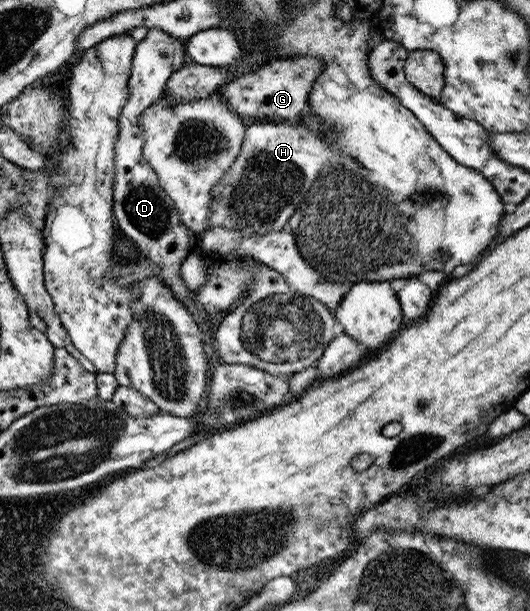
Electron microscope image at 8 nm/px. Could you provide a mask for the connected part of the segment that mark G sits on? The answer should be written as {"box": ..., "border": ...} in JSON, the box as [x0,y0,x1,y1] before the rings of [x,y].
{"box":[217,58,324,125],"border":[[[277,58],[256,71],[241,74],[225,83],[217,90],[217,94],[230,111],[238,114],[246,124],[261,120],[293,125],[300,122],[300,114],[307,112],[305,104],[308,103],[308,92],[323,69],[324,62],[320,58]]]}

